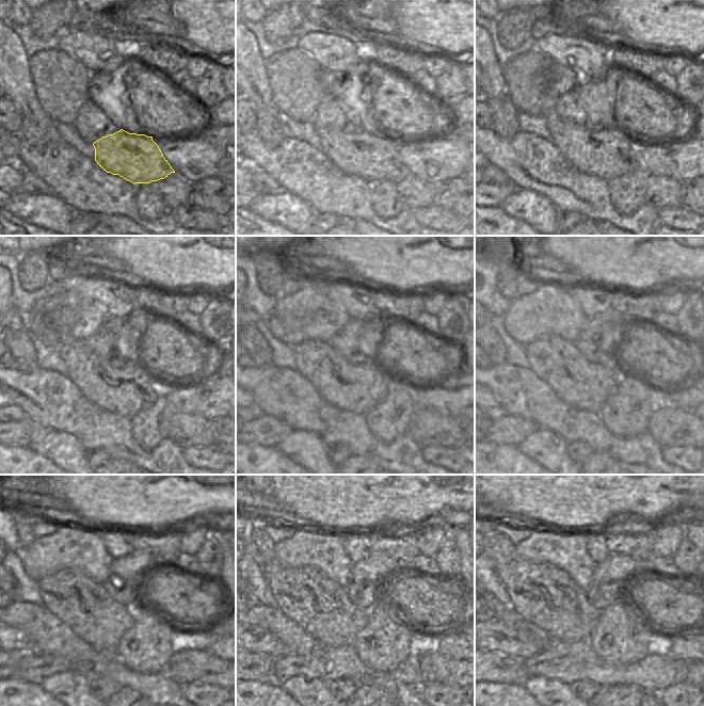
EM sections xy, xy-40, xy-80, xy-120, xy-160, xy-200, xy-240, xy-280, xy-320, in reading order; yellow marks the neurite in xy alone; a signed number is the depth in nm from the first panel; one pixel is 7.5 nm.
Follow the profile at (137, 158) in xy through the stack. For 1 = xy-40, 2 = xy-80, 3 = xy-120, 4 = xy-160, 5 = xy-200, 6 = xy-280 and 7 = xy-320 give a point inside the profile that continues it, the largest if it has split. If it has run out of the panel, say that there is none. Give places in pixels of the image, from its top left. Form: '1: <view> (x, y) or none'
1: xy-40 (373, 157)
2: xy-80 (607, 153)
3: xy-120 (126, 390)
4: xy-160 (357, 388)
5: xy-200 (584, 385)
6: xy-280 (312, 599)
7: xy-320 (543, 594)

